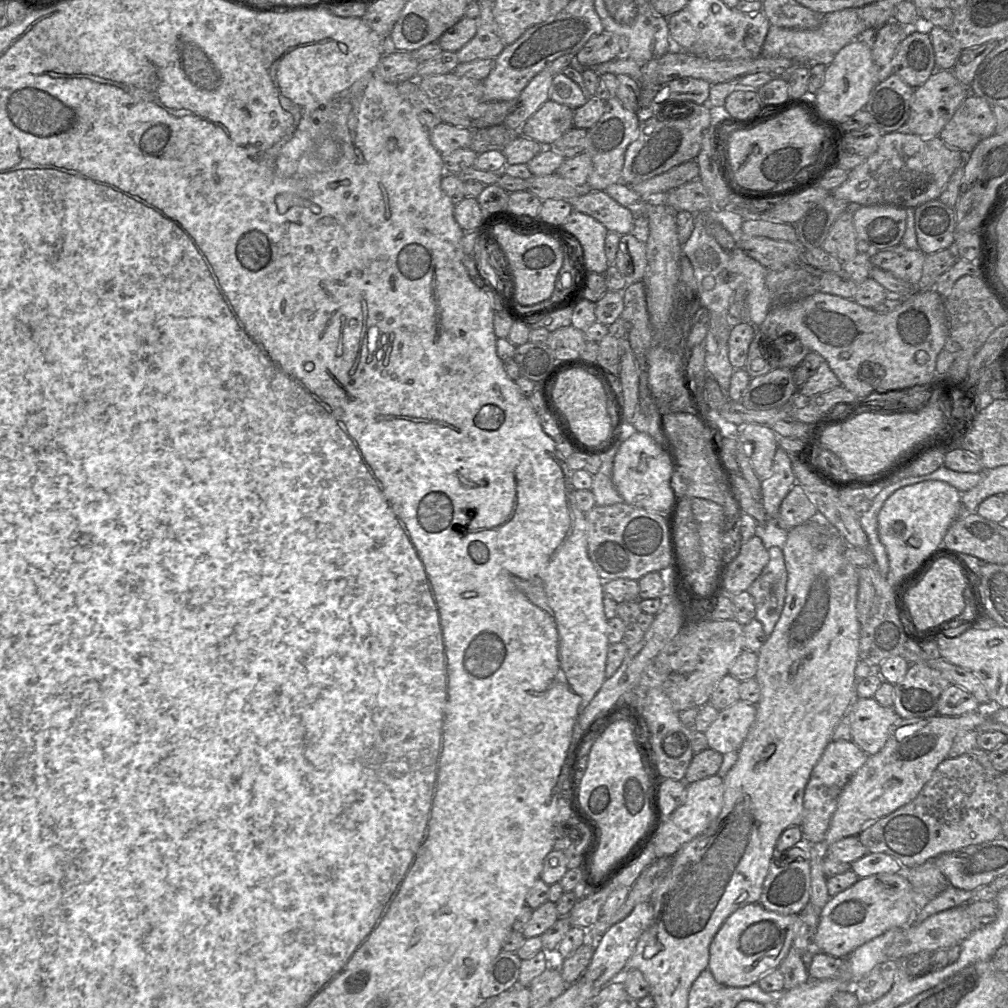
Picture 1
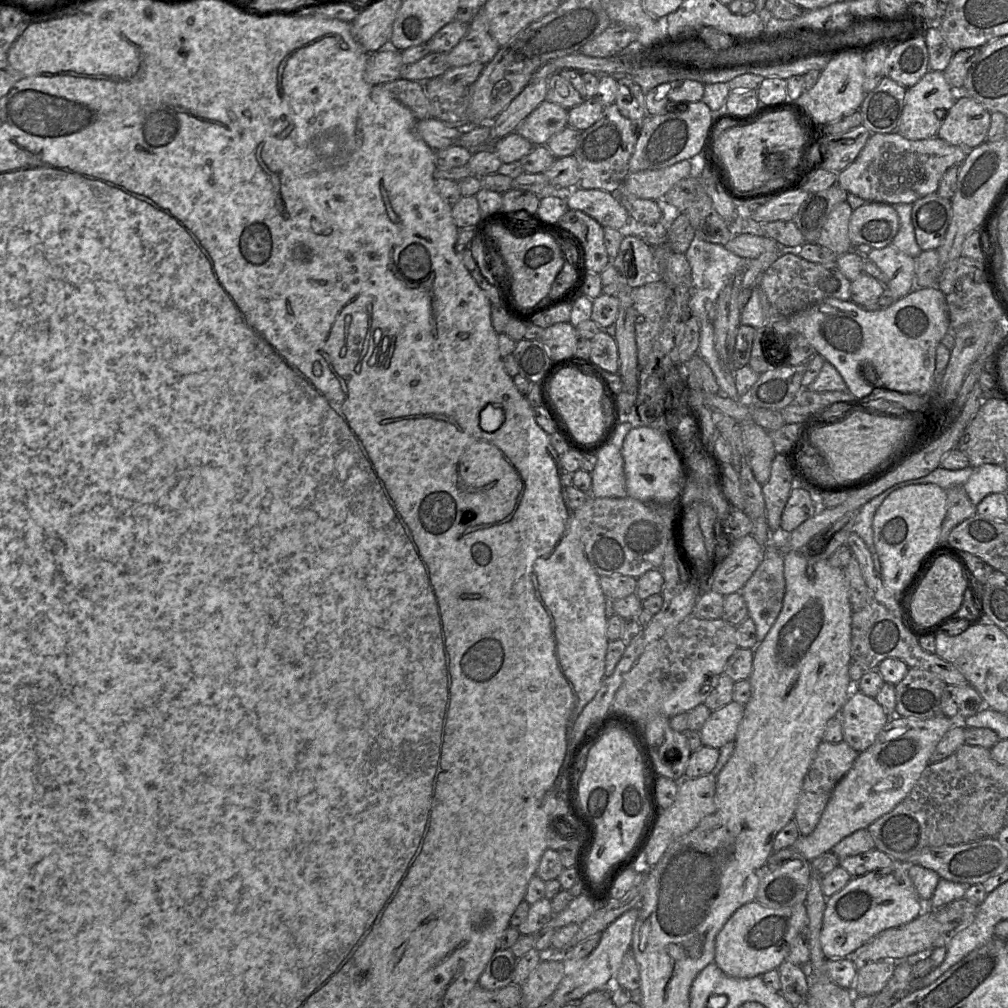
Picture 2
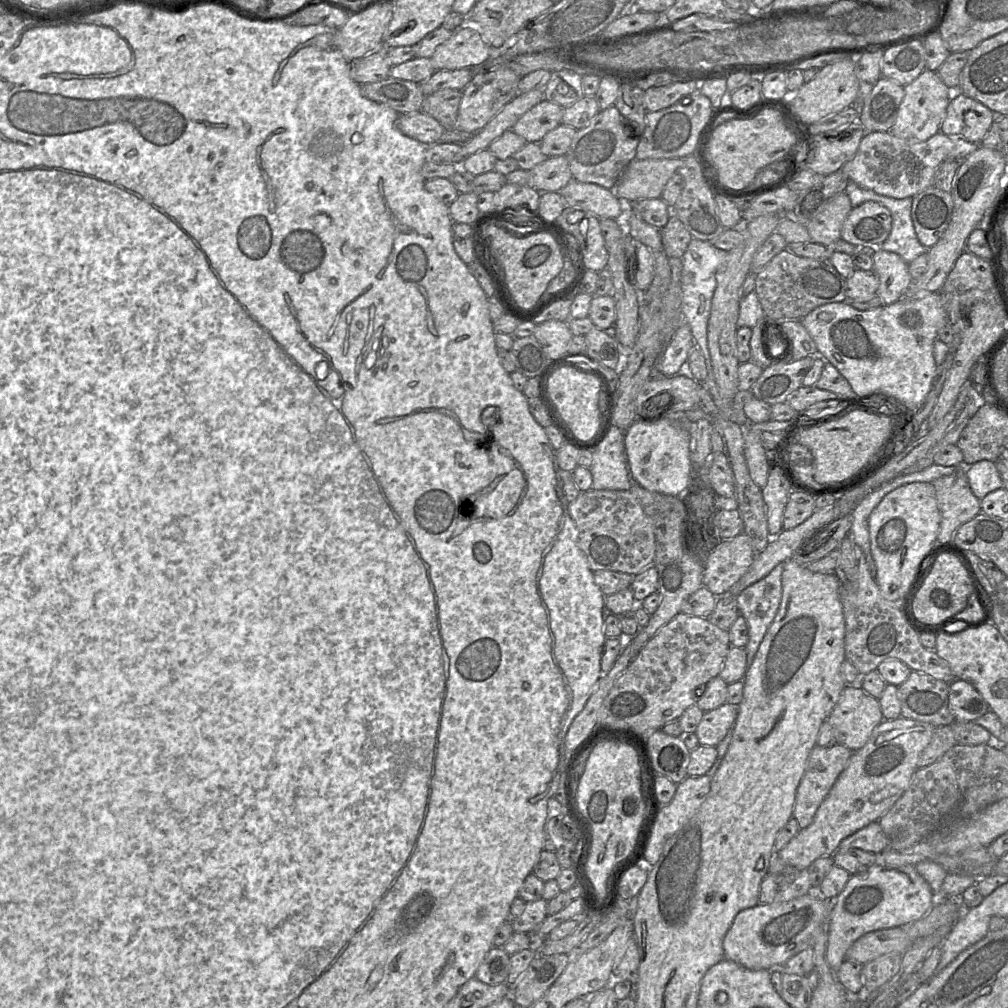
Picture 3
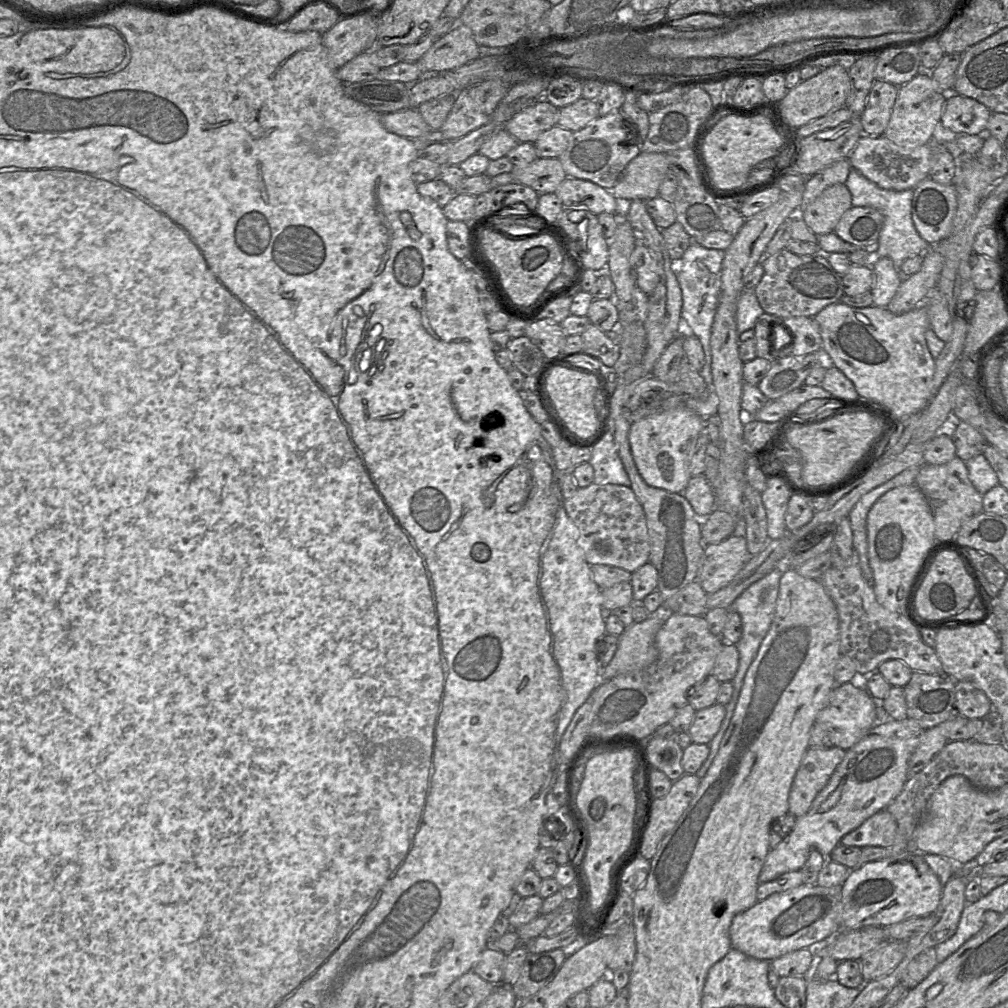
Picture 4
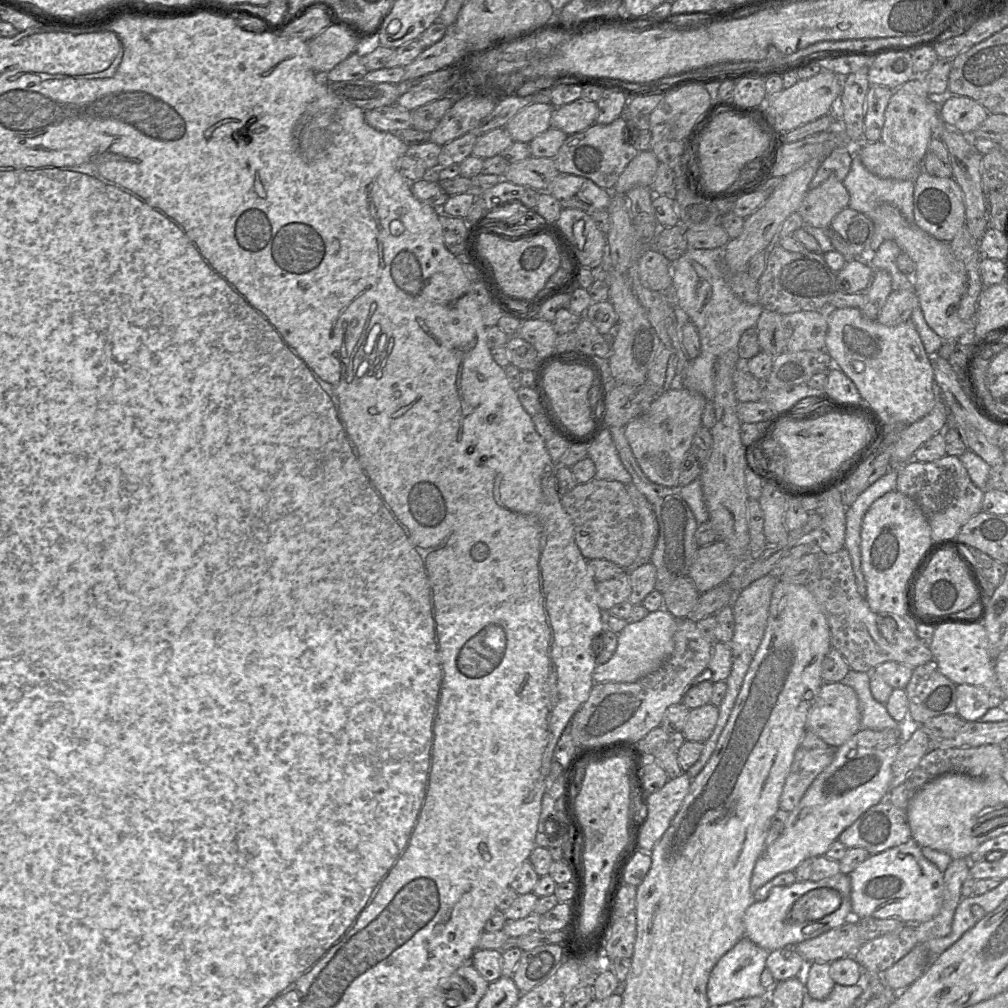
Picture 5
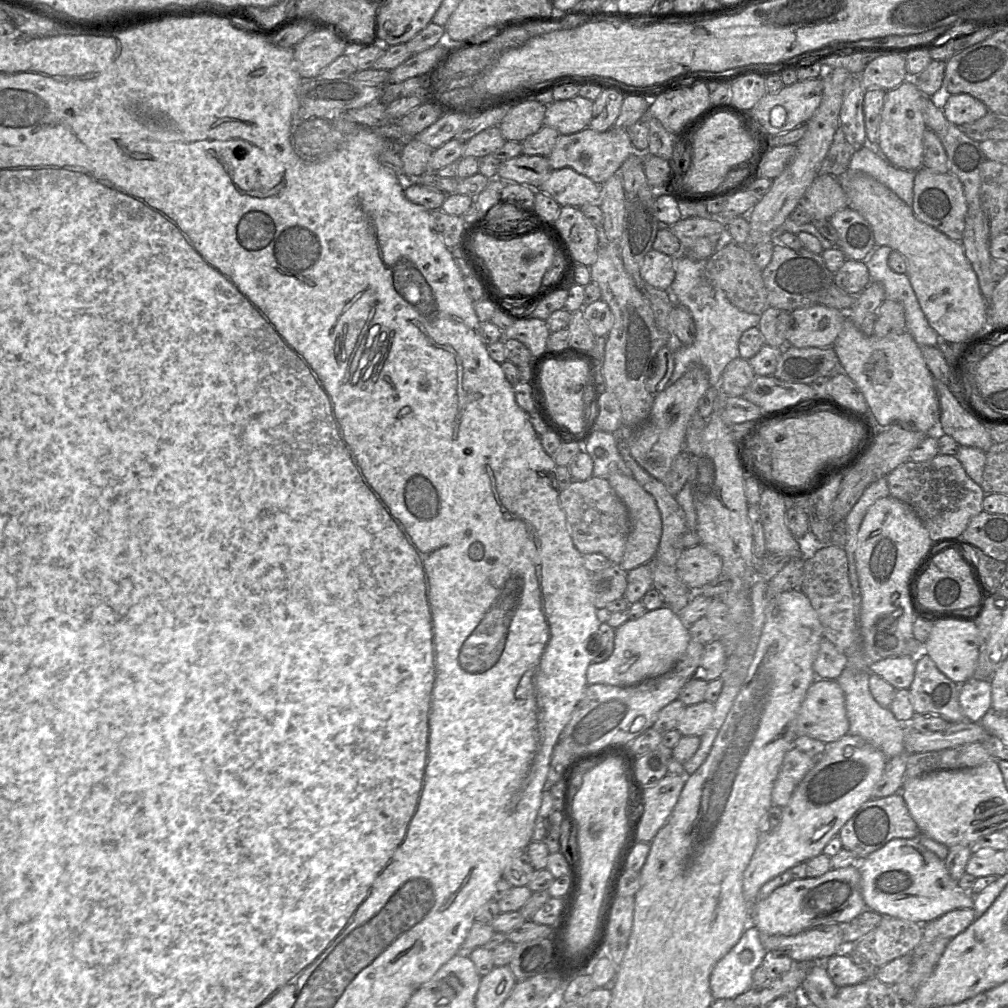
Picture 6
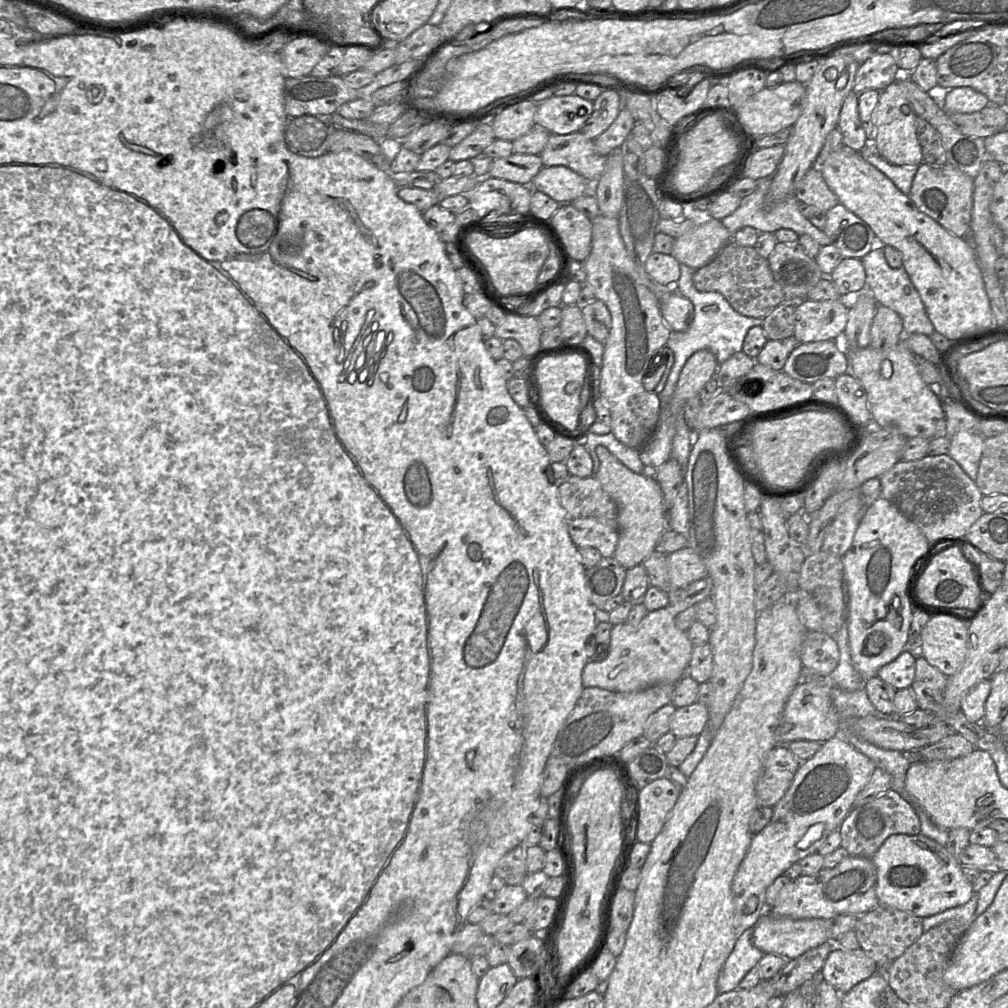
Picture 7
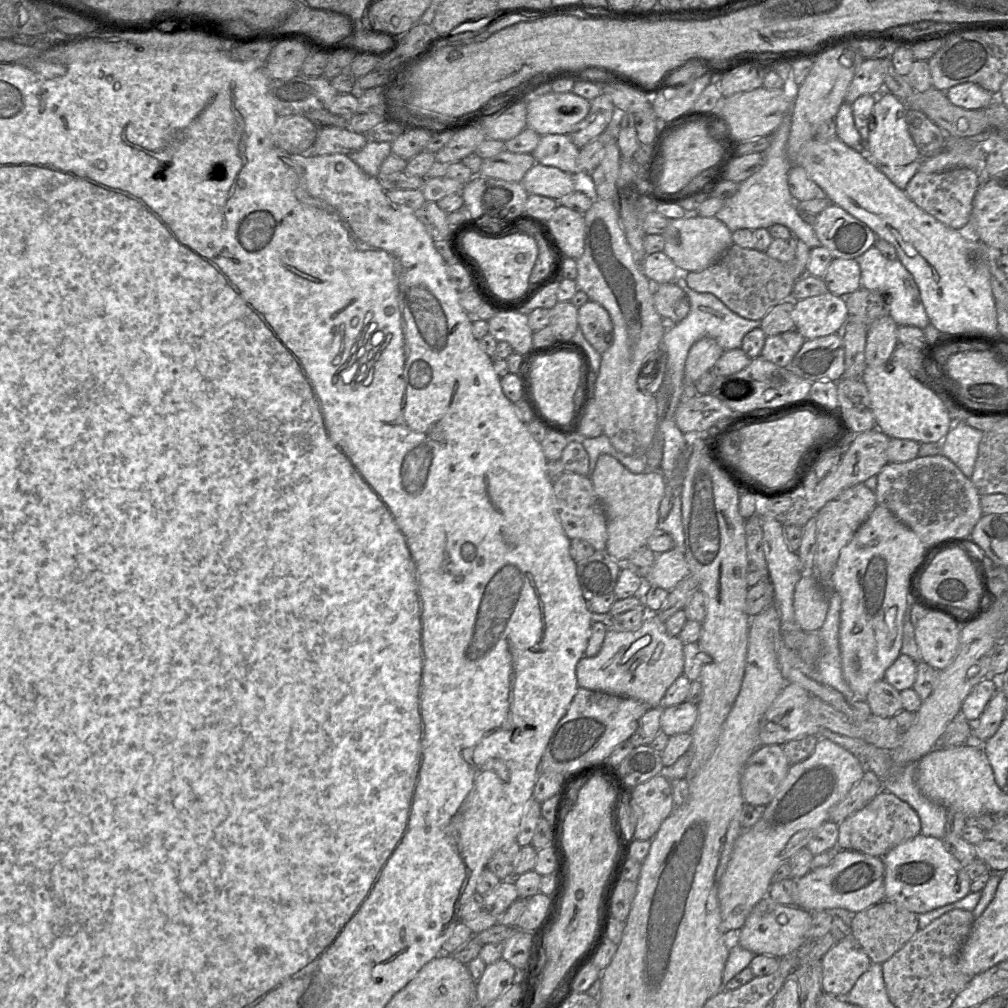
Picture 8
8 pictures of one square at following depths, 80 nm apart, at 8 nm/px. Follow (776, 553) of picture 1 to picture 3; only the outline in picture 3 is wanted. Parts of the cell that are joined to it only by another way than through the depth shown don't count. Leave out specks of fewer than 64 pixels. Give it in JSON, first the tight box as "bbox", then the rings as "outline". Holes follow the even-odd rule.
{"bbox":[736,563,784,667],"outline":[[[784,563],[777,565],[766,577],[744,589],[736,602],[749,627],[749,641],[744,647],[749,667],[773,622],[782,598]]]}

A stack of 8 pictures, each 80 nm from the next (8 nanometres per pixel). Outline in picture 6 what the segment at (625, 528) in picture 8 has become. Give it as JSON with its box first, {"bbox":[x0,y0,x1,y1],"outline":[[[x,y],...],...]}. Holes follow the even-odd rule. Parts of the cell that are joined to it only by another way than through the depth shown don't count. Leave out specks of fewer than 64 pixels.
{"bbox":[606,473,662,572],"outline":[[[611,473],[606,479],[626,505],[630,516],[631,530],[623,559],[619,564],[622,569],[628,572],[640,565],[649,563],[655,557],[662,535],[661,514],[653,496],[634,477]]]}

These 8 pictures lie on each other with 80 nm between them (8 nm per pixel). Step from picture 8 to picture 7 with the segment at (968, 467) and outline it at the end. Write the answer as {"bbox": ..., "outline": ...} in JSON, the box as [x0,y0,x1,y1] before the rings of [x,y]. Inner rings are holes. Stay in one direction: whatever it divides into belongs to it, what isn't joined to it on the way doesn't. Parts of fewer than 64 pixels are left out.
{"bbox":[948,431,986,480],"outline":[[[959,431],[950,437],[948,455],[976,480],[986,438],[979,431]]]}

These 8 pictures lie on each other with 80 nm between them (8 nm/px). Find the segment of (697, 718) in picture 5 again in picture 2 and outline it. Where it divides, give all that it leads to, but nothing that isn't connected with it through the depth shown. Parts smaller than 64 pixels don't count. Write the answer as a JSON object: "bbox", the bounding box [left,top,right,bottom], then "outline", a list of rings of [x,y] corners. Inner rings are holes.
{"bbox":[699,701,744,749],"outline":[[[734,701],[712,711],[699,731],[702,746],[720,749],[728,742],[735,741],[743,715],[744,705]]]}

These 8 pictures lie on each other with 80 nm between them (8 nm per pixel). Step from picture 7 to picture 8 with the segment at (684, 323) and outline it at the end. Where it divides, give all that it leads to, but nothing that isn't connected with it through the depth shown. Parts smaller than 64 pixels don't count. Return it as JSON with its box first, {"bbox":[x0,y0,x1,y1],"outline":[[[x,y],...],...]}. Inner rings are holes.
{"bbox":[653,282,690,324],"outline":[[[674,282],[654,286],[653,300],[658,314],[676,324],[690,311],[687,294]]]}

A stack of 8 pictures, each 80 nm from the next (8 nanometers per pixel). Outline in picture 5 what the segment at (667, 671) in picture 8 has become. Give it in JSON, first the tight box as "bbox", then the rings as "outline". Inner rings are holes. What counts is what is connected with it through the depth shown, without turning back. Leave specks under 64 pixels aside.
{"bbox":[592,608,677,683],"outline":[[[661,608],[638,622],[629,622],[618,634],[618,645],[611,659],[598,664],[592,674],[594,683],[635,682],[658,670],[674,651],[677,621],[665,608]]]}

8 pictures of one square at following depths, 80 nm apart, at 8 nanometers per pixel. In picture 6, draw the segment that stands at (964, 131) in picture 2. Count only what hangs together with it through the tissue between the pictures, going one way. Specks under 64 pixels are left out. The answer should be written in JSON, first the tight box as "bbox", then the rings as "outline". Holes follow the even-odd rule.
{"bbox":[942,93,989,126],"outline":[[[967,93],[950,95],[942,109],[948,121],[957,126],[973,123],[989,112],[983,102]]]}

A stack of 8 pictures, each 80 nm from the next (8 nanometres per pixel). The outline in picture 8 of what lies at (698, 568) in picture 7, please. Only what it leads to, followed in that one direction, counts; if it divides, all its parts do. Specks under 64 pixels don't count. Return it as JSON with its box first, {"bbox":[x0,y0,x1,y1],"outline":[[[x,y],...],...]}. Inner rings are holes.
{"bbox":[647,549,690,591],"outline":[[[671,549],[656,554],[655,562],[647,576],[647,582],[651,586],[669,591],[688,576],[690,576],[690,570],[685,554],[677,549]]]}

